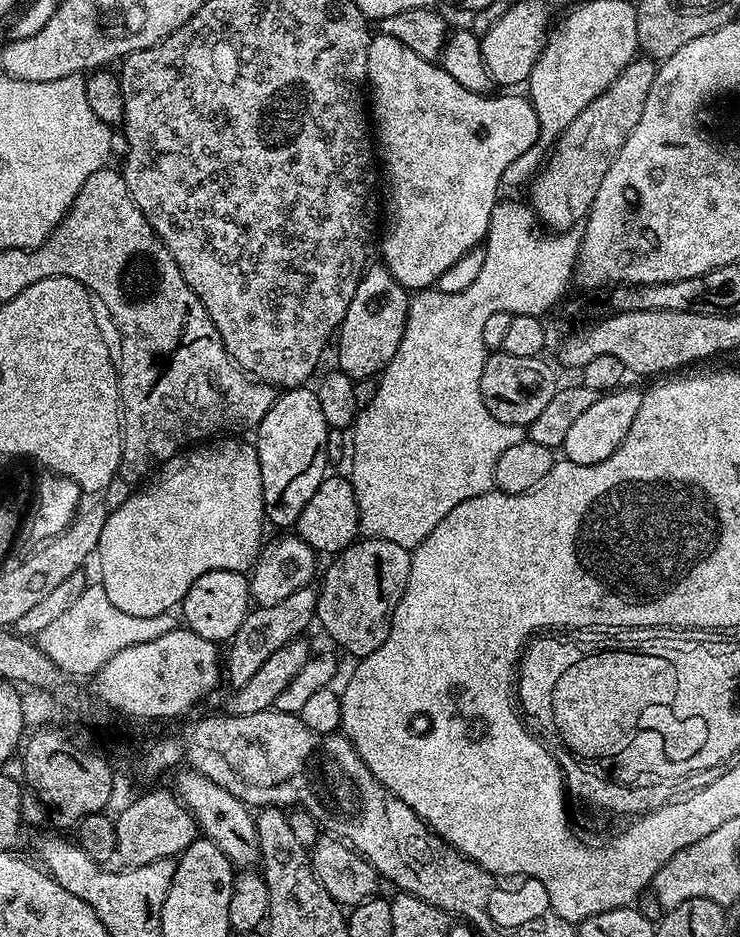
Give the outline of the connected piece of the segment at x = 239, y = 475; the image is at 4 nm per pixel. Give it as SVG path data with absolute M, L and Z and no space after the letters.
M216 438L211 442L201 443L199 446L192 446L187 450L181 450L159 465L155 473L156 481L149 486L145 492L136 492L128 496L116 509L108 512L106 522L102 526L102 538L98 542L95 555L100 556L100 577L99 583L106 590L106 598L118 606L118 610L126 610L126 614L138 614L139 616L153 616L163 612L172 612L173 609L183 601L184 595L202 578L202 574L214 570L230 570L231 572L247 573L260 557L260 549L265 543L264 528L266 529L266 517L264 515L264 495L262 494L262 470L258 466L258 454L255 443L248 444L244 438Z

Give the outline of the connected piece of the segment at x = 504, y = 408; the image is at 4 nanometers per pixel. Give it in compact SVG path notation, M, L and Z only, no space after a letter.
M496 350L485 359L482 366L482 402L498 422L526 426L538 418L540 411L554 398L558 381L556 372L540 356L517 358L503 350Z

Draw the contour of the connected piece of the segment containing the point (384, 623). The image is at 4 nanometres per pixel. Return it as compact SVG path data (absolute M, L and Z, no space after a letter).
M360 538L349 548L331 557L332 565L324 572L324 581L318 584L318 606L316 620L324 632L340 648L345 648L355 658L374 654L390 634L392 615L406 590L410 578L412 554L409 549L398 546L398 542L386 542L382 538Z

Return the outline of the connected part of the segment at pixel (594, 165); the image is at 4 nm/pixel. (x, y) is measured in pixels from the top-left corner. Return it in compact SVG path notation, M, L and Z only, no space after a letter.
M651 58L629 62L618 79L559 133L557 140L560 141L552 152L552 161L532 184L530 207L545 229L566 232L587 217L598 186L602 186L602 178L606 178L606 170L610 170L614 158L618 158L618 150L622 150L626 138L630 138L634 126L638 126L638 118L642 118L657 67L657 61Z

